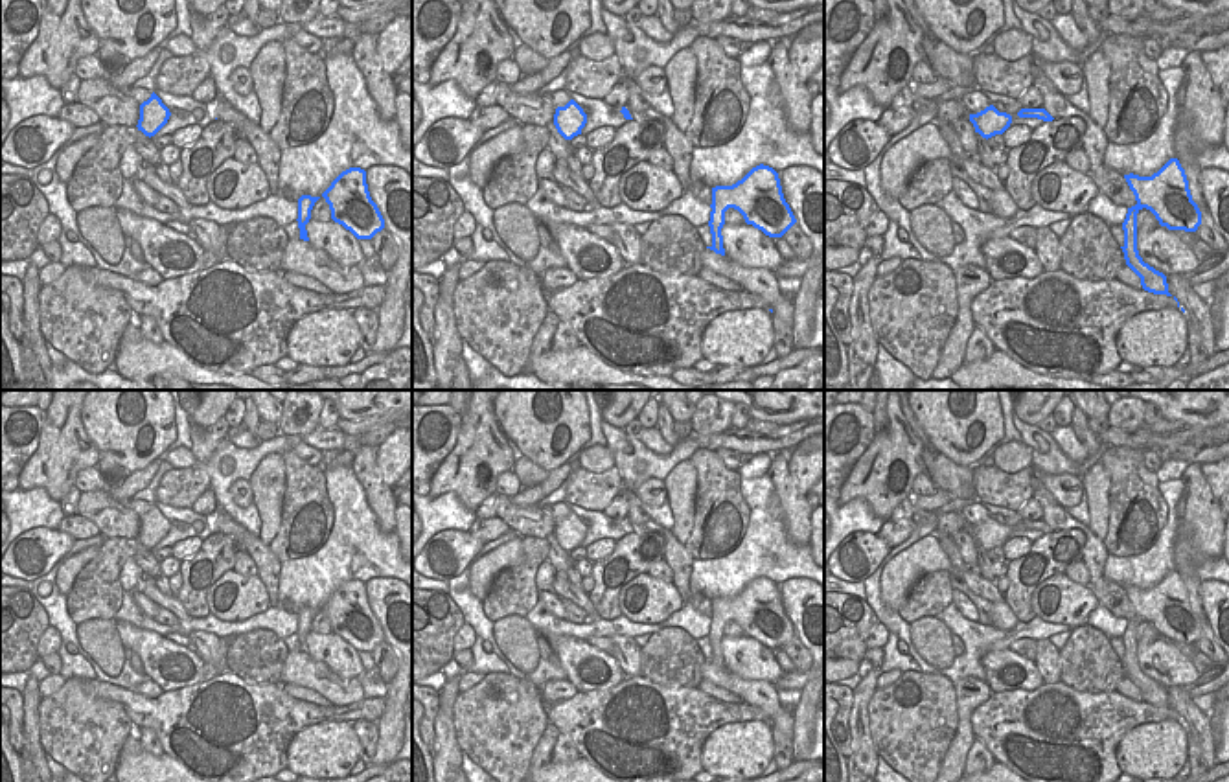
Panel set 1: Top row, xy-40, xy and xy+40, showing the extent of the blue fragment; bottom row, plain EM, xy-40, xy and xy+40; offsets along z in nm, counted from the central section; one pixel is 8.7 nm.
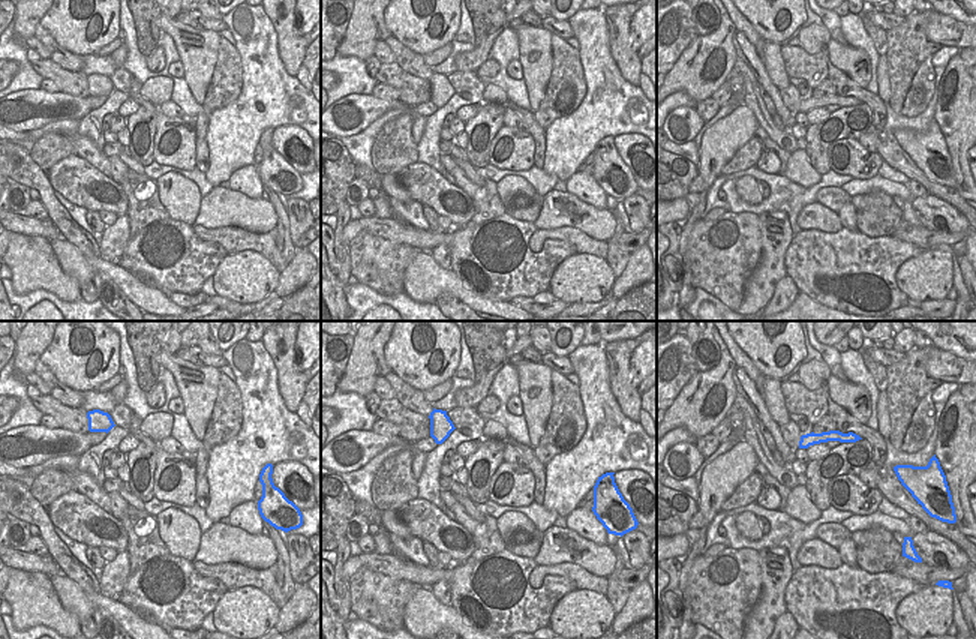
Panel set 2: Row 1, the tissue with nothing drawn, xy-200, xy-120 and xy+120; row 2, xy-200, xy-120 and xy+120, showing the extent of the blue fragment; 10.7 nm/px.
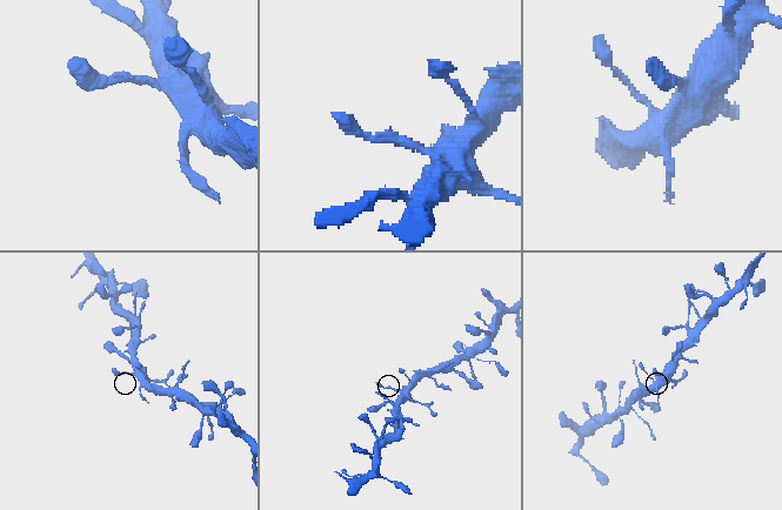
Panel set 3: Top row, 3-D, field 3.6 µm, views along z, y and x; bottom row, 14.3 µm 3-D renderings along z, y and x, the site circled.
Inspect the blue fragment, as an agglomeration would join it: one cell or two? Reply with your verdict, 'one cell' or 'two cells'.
one cell

